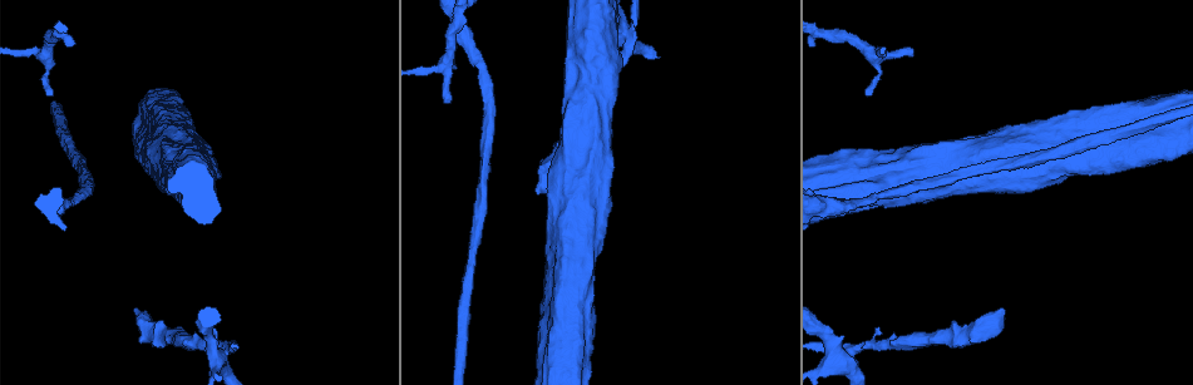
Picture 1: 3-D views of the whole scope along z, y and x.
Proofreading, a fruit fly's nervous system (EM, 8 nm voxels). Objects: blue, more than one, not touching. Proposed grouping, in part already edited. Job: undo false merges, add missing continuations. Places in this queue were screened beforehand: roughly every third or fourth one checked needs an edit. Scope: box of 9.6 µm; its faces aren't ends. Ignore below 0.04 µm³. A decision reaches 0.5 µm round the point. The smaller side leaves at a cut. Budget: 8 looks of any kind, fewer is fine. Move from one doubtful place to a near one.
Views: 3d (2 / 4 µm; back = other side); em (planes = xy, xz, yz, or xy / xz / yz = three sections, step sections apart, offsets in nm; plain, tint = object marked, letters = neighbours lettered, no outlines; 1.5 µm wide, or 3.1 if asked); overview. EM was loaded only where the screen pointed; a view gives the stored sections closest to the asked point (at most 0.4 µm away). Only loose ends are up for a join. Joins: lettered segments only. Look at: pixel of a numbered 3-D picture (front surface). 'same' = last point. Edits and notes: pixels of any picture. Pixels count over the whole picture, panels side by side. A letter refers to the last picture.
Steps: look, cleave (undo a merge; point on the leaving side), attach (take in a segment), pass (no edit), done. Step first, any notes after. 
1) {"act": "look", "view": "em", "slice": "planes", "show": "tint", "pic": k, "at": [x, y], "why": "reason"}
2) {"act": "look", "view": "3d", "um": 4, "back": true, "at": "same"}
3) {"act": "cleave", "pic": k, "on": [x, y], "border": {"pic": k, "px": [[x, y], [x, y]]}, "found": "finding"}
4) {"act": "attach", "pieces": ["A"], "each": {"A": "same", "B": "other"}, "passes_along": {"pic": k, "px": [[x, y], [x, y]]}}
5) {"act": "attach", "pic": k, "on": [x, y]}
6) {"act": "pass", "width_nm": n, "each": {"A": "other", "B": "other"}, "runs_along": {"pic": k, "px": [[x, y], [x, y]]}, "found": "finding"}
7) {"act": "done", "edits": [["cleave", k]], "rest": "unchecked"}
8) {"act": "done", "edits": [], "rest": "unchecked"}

{"act": "look", "view": "em", "slice": "planes", "show": "letters", "pic": 1, "at": [620, 35], "why": "abrupt turn"}

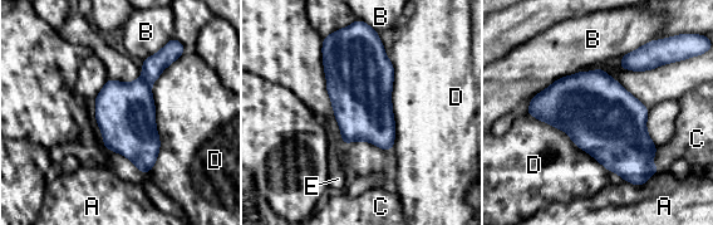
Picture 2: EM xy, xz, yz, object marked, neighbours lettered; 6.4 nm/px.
{"act": "cleave", "pic": 2, "on": [152, 67], "width_nm": 380, "each": {"A": "other", "B": "other", "C": "other", "D": "other", "E": "other"}, "border": {"pic": 2, "px": [[143, 76], [150, 84]]}, "found": "a second neuron is stuck on"}

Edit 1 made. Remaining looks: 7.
{"act": "look", "view": "overview"}

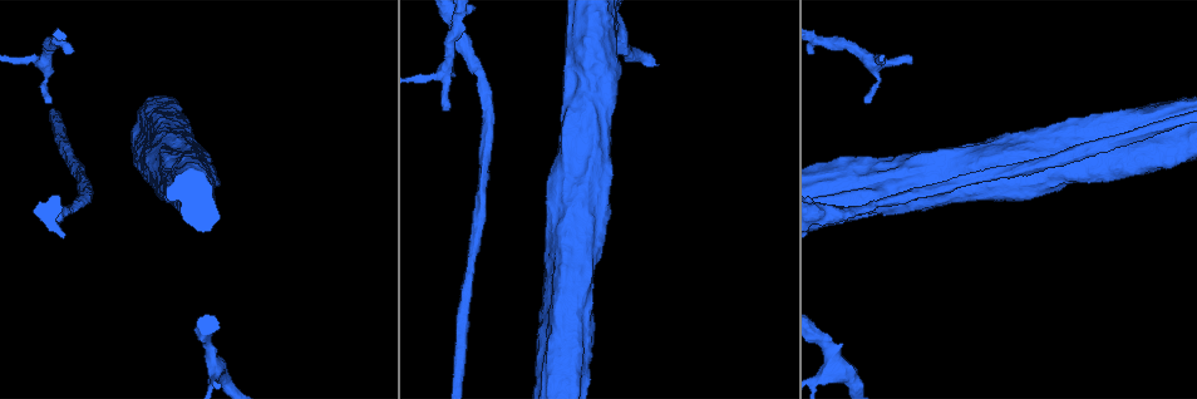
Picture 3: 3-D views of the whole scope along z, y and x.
{"act": "look", "view": "3d", "um": 2, "pic": 3, "at": [61, 215]}

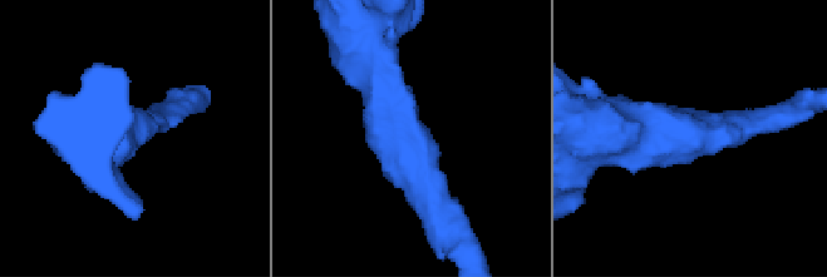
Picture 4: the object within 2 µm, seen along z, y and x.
{"act": "look", "view": "em", "slice": "planes", "show": "letters", "pic": 4, "at": [673, 135], "arm_widths_nm": [200, 460]}

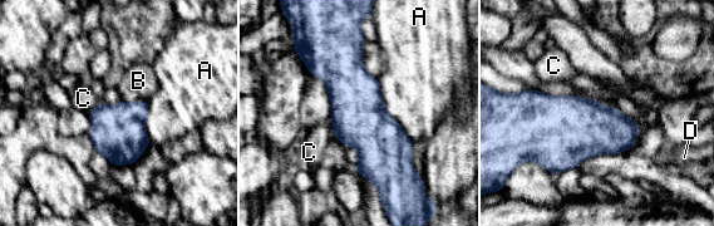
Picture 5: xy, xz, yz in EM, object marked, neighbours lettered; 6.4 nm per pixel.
{"act": "pass", "longest_contact_nm": ["A", 480], "each": {"A": "other", "B": "other", "C": "other", "D": "other"}, "border": {"pic": 5, "px": [[377, 78], [385, 111], [413, 143]]}, "found": "all the same neuron"}

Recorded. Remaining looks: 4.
{"act": "look", "view": "em", "slice": "planes", "show": "letters", "pic": 3, "at": [52, 103], "why": "free end"}

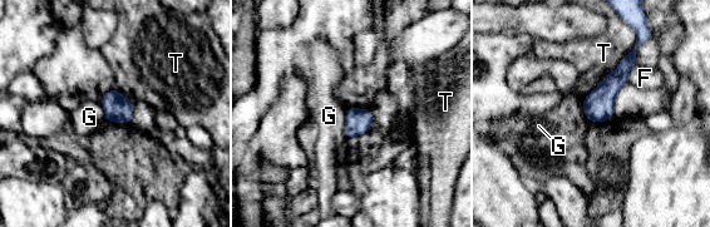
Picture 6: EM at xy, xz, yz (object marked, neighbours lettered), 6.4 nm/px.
{"act": "pass", "width_nm": 160, "longest_contact_nm": ["T", 260], "each": {"F": "other", "G": "other", "T": "other"}, "found": "no lettered segment goes on from it"}

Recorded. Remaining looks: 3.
{"act": "done", "edits": [["cleave", 2]], "rest": "unchecked"}

